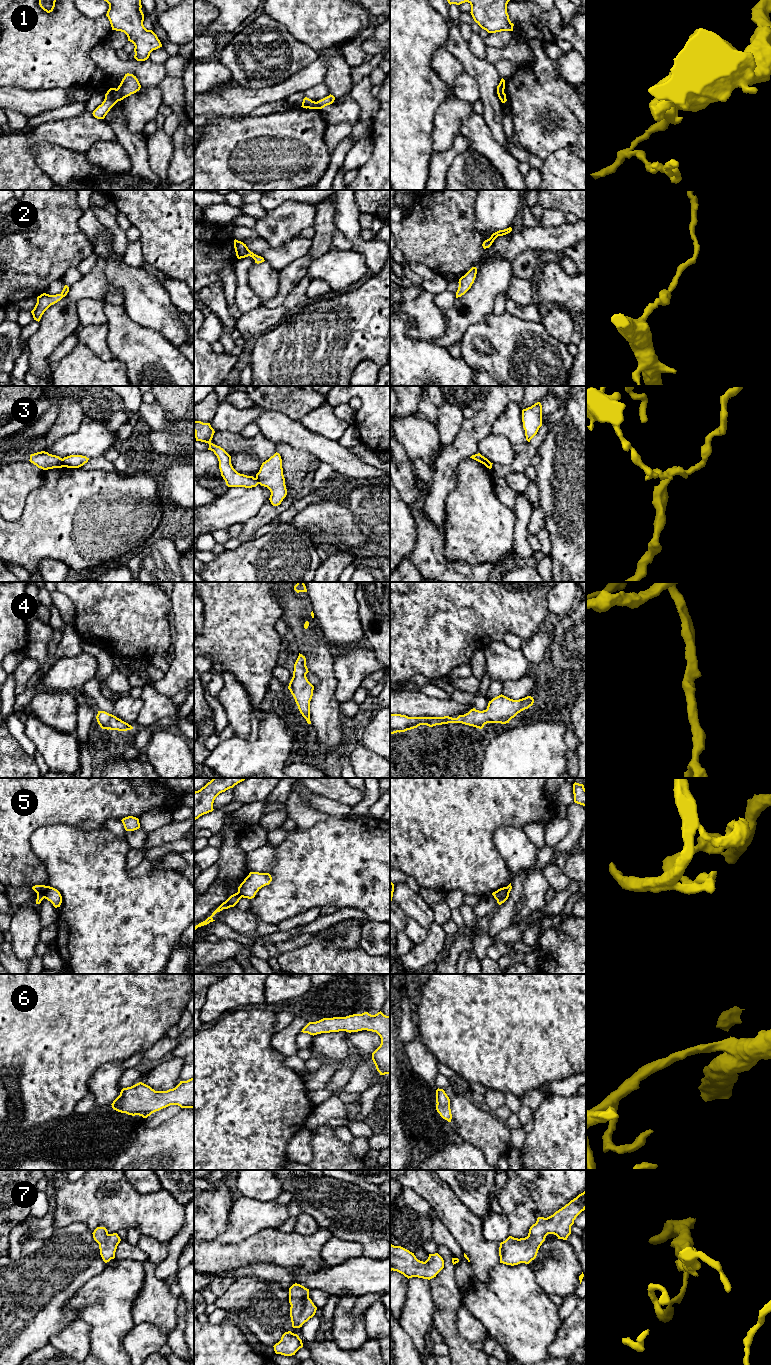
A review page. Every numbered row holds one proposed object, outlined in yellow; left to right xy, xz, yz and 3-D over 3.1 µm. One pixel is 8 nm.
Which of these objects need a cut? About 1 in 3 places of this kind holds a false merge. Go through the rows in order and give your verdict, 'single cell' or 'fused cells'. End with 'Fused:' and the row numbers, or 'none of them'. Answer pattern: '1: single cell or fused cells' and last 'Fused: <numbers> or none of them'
1: fused cells
2: single cell
3: fused cells
4: single cell
5: fused cells
6: single cell
7: single cell
Fused: 1, 3, 5

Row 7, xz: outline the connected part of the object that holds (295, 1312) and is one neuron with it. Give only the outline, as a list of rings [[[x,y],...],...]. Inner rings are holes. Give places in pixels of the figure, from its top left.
[[[293,1284],[289,1288],[290,1317],[293,1328],[300,1328],[312,1318],[317,1310],[309,1298],[309,1289],[300,1284]]]

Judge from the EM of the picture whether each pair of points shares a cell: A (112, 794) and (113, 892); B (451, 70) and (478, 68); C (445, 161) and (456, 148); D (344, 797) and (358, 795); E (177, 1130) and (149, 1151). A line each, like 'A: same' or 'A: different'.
A: different
B: different
C: same
D: same
E: same

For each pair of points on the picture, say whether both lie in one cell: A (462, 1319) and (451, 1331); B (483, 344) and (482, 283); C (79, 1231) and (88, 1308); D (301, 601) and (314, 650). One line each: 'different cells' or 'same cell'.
A: different cells
B: different cells
C: different cells
D: same cell

